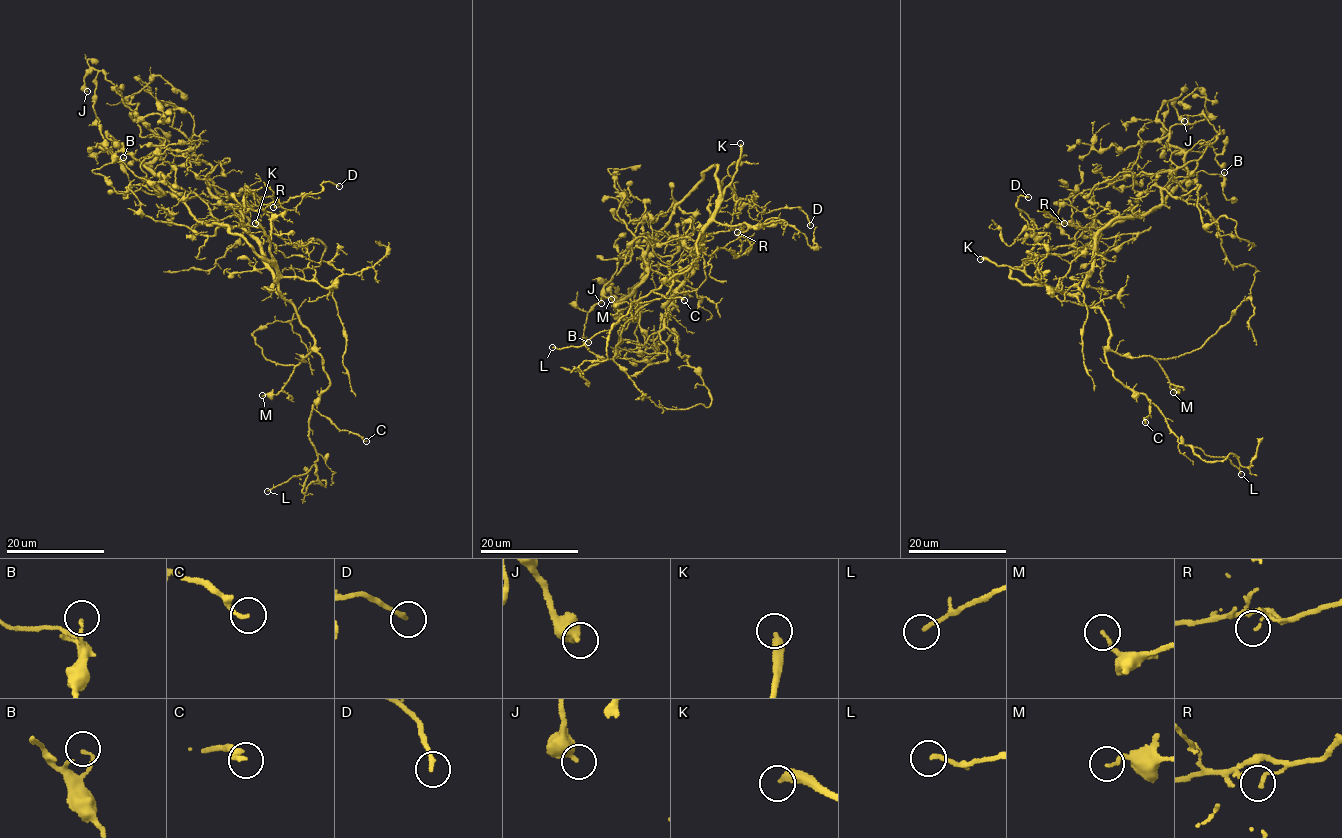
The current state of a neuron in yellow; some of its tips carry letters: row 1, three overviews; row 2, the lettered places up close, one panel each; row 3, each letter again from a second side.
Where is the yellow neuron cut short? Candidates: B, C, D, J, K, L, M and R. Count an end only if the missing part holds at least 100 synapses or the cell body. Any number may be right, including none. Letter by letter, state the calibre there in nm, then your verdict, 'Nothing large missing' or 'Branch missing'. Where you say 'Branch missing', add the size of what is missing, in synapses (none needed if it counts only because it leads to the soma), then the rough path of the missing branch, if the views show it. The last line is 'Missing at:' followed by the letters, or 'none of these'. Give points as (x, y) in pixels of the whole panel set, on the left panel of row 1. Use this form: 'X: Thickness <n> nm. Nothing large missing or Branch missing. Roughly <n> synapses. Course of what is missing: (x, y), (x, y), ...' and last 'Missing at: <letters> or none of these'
B: Thickness 110 nm. Nothing large missing
C: Thickness 150 nm. Nothing large missing
D: Thickness 180 nm. Nothing large missing
J: Thickness 500 nm. Nothing large missing
K: Thickness 360 nm. Branch missing. Course of what is missing: (255, 223), (251, 209), (255, 197), (284, 185), (281, 193), (264, 196), (224, 174), (214, 173), (214, 177)
L: Thickness 160 nm. Nothing large missing
M: Thickness 120 nm. Nothing large missing
R: Thickness 120 nm. Nothing large missing
Missing at: K

